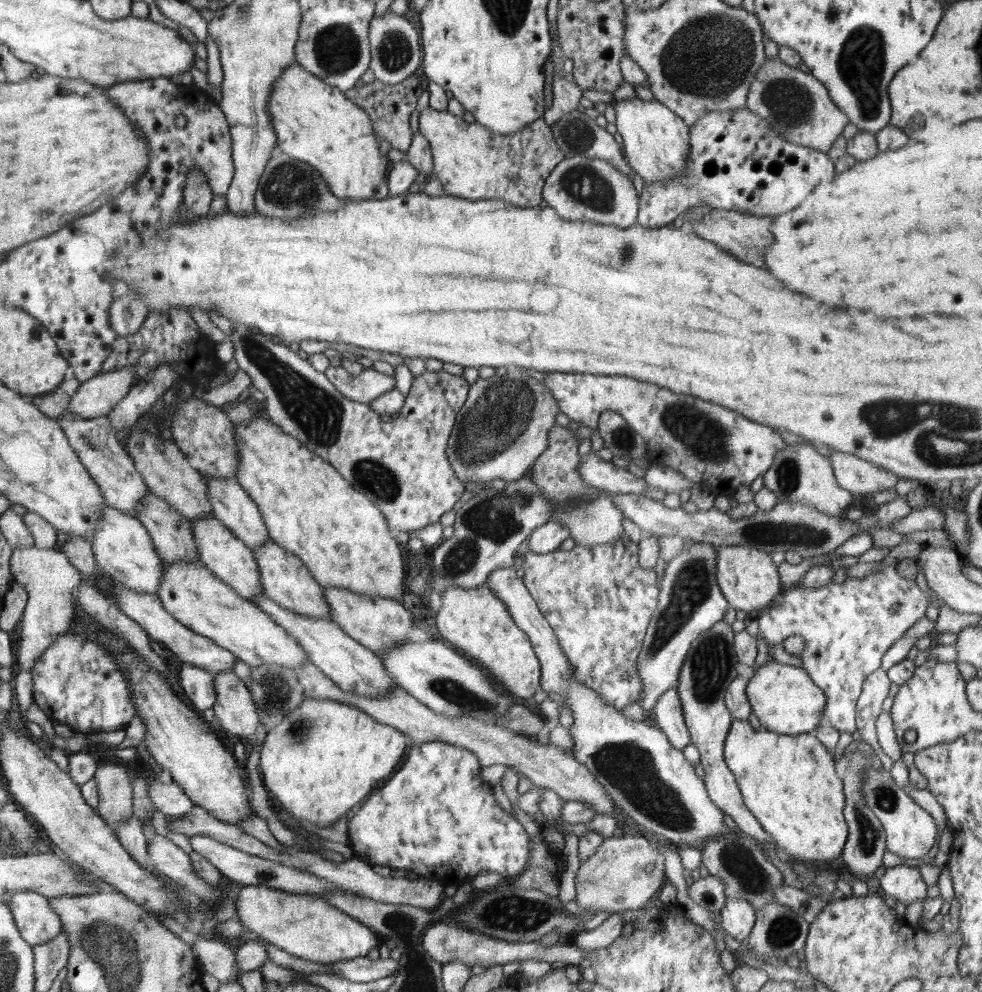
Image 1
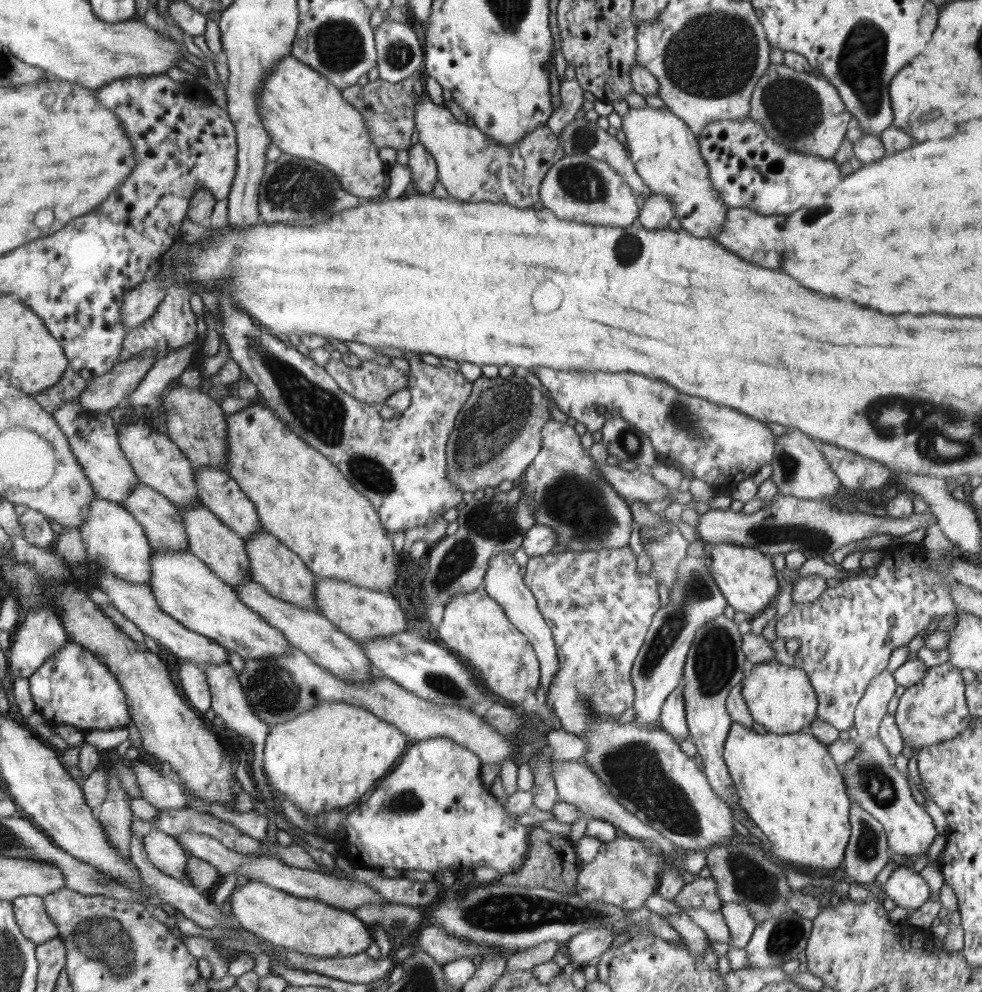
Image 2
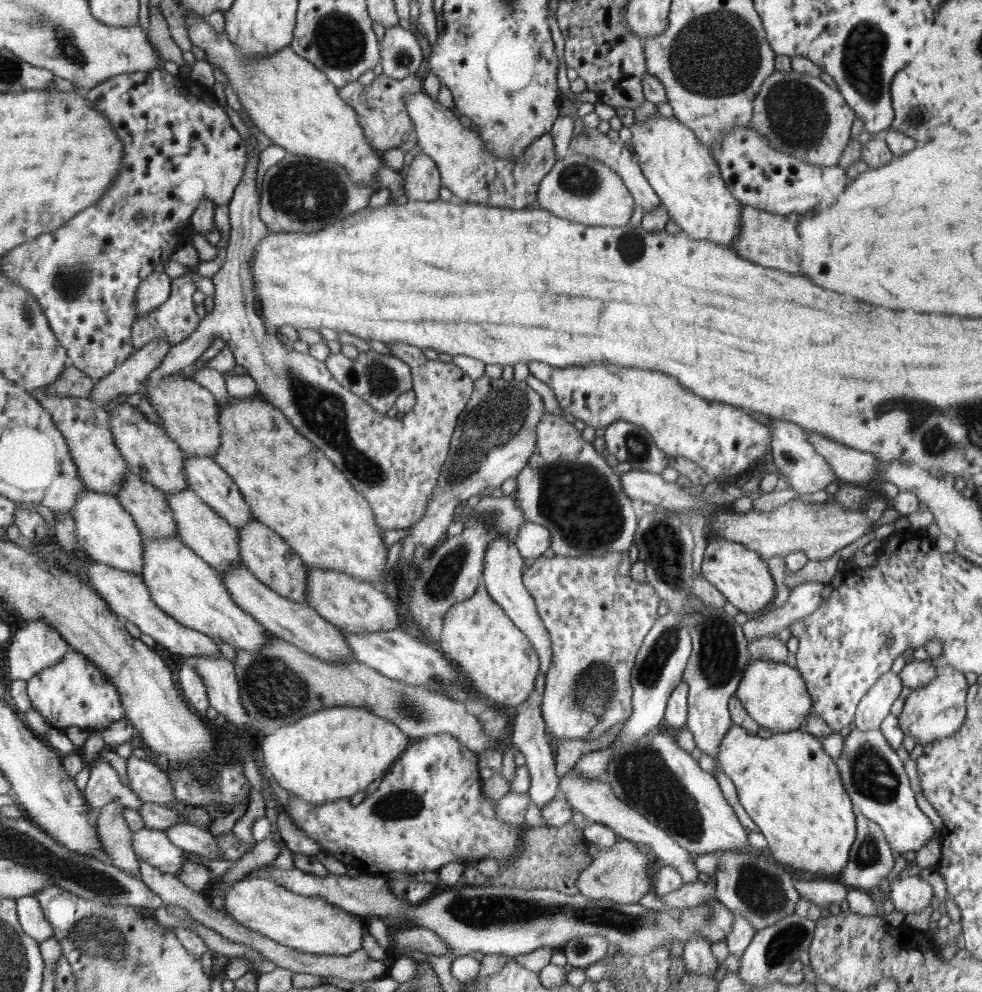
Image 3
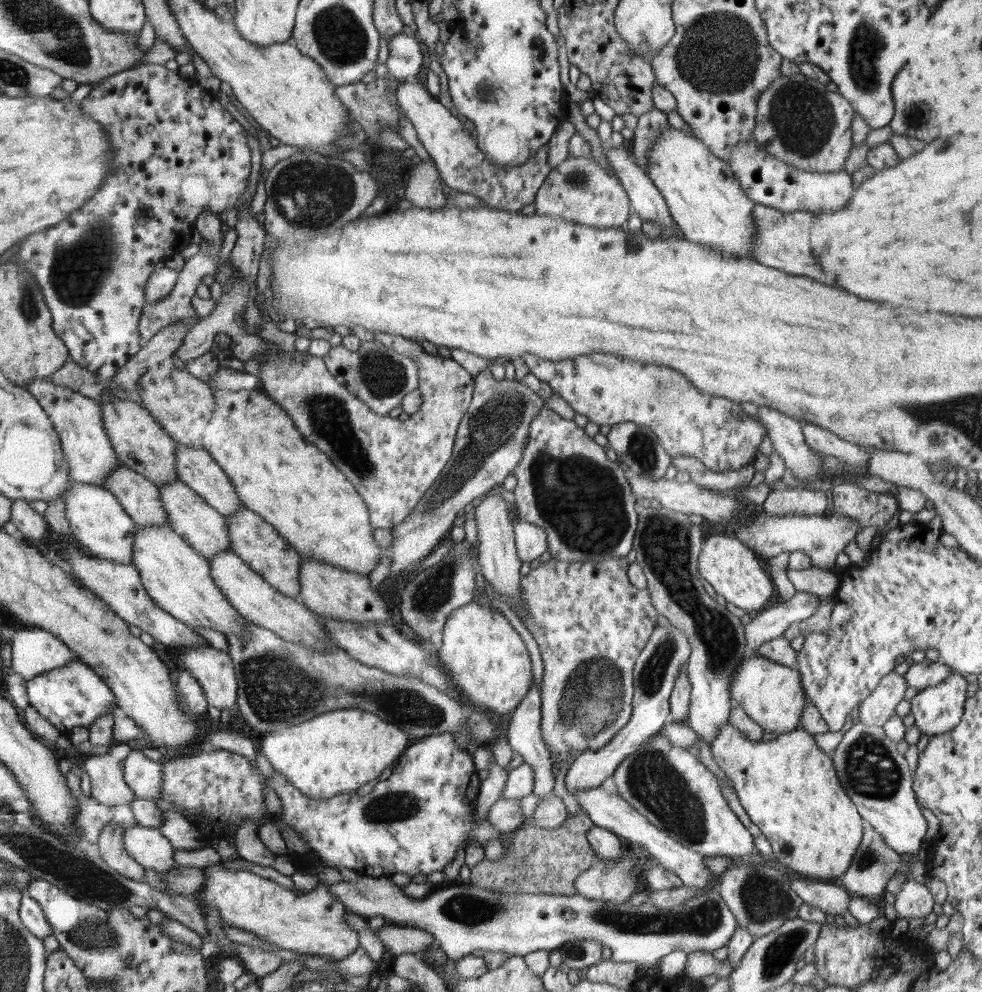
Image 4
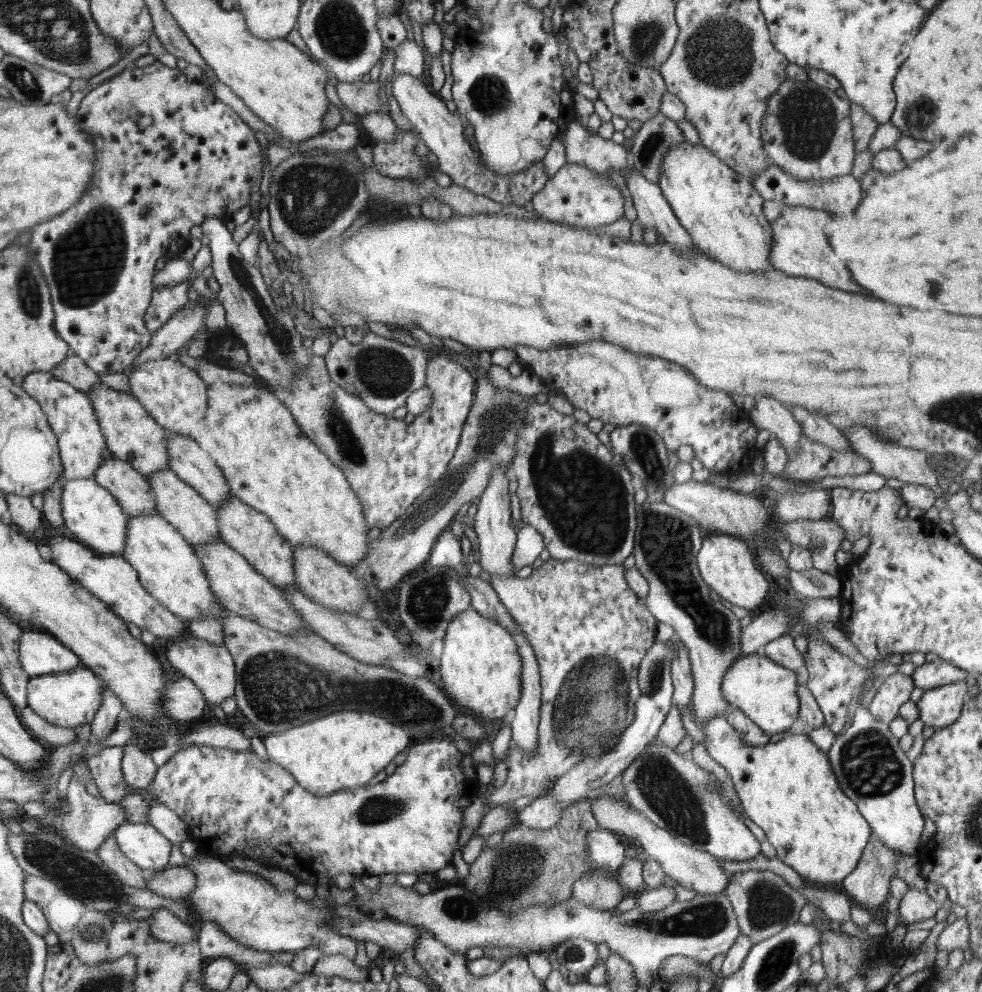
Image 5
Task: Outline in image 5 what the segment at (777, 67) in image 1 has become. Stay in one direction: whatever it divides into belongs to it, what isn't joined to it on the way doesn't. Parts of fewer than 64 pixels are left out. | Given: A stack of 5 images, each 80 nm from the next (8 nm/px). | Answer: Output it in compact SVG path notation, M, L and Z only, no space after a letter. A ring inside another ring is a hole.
M787 78L778 87L778 92L768 99L761 120L761 139L769 161L798 180L828 180L850 175L857 150L851 123L851 103L836 95L835 91L821 88L809 78L806 81Z

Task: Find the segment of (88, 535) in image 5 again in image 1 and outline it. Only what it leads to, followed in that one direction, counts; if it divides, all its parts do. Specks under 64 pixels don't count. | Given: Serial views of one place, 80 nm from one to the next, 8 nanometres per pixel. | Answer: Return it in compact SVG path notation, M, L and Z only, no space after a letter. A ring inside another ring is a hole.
M106 504L101 527L90 542L97 566L116 583L120 582L124 588L138 593L157 594L161 590L165 578L165 563L159 556L149 531L136 517L128 516Z

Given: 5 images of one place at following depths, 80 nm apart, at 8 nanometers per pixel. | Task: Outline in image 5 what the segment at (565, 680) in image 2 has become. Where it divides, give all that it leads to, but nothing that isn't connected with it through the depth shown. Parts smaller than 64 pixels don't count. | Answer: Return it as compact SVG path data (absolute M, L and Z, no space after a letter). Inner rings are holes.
M550 560L540 567L533 570L528 578L518 578L514 576L491 576L491 586L499 596L500 602L506 606L508 612L513 616L513 620L521 625L522 630L526 633L529 639L529 644L533 647L533 652L539 664L541 676L541 707L539 714L538 740L535 753L533 755L525 755L520 749L514 746L514 742L510 743L509 751L506 758L502 761L508 765L508 773L506 781L501 788L495 787L486 788L486 795L489 798L491 806L505 803L513 804L518 798L526 796L546 795L542 790L546 788L546 784L552 784L557 778L560 778L565 772L568 772L575 764L578 764L585 758L596 758L606 754L619 741L619 737L623 730L632 724L635 717L635 702L641 695L641 690L638 684L639 666L642 663L642 658L648 653L648 650L654 645L656 637L657 620L652 616L645 603L645 598L636 596L636 593L628 587L625 578L626 569L623 564L604 564L591 565L579 563L578 561L558 561Z

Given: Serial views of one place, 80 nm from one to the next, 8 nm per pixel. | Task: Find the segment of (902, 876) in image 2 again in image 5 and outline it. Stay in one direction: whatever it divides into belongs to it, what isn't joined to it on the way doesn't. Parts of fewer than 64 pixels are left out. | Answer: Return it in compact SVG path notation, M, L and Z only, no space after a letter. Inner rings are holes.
M911 888L900 900L900 916L906 924L928 920L934 917L941 907L951 910L953 904L949 897L943 902L938 902L933 900L926 891Z

